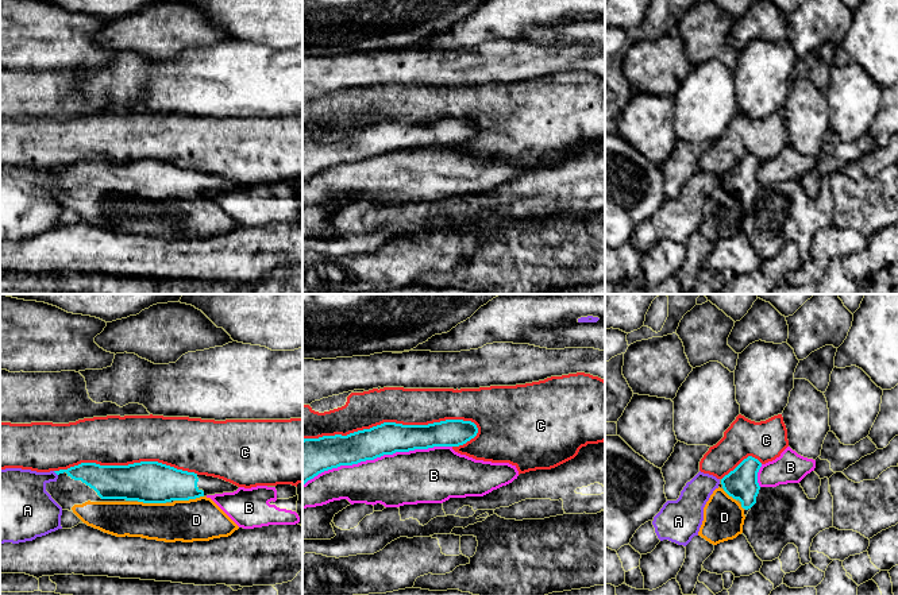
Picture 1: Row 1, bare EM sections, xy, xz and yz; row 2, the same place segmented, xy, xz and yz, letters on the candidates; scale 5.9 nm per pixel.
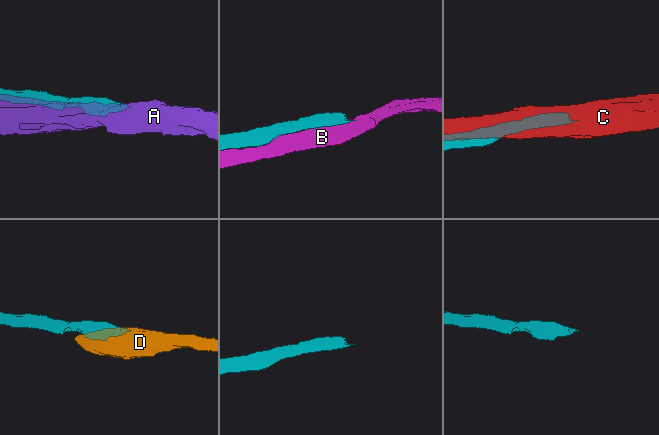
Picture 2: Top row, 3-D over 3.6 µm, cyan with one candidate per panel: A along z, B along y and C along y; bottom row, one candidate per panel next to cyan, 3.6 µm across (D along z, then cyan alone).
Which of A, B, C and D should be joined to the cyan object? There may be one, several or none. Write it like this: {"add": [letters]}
{"add": ["D"]}

